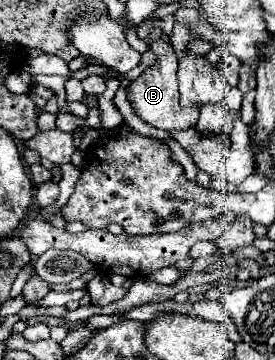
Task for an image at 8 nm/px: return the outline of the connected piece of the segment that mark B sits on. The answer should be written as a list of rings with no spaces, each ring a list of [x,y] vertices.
[[[164,37],[158,39],[146,39],[150,51],[158,57],[152,67],[148,67],[138,79],[130,83],[130,95],[128,101],[132,103],[134,111],[138,117],[142,117],[146,123],[170,131],[170,129],[190,129],[198,121],[200,107],[198,105],[180,105],[180,91],[178,91],[178,81],[176,81],[176,69],[178,69],[178,57],[172,49],[172,43],[166,41]]]

